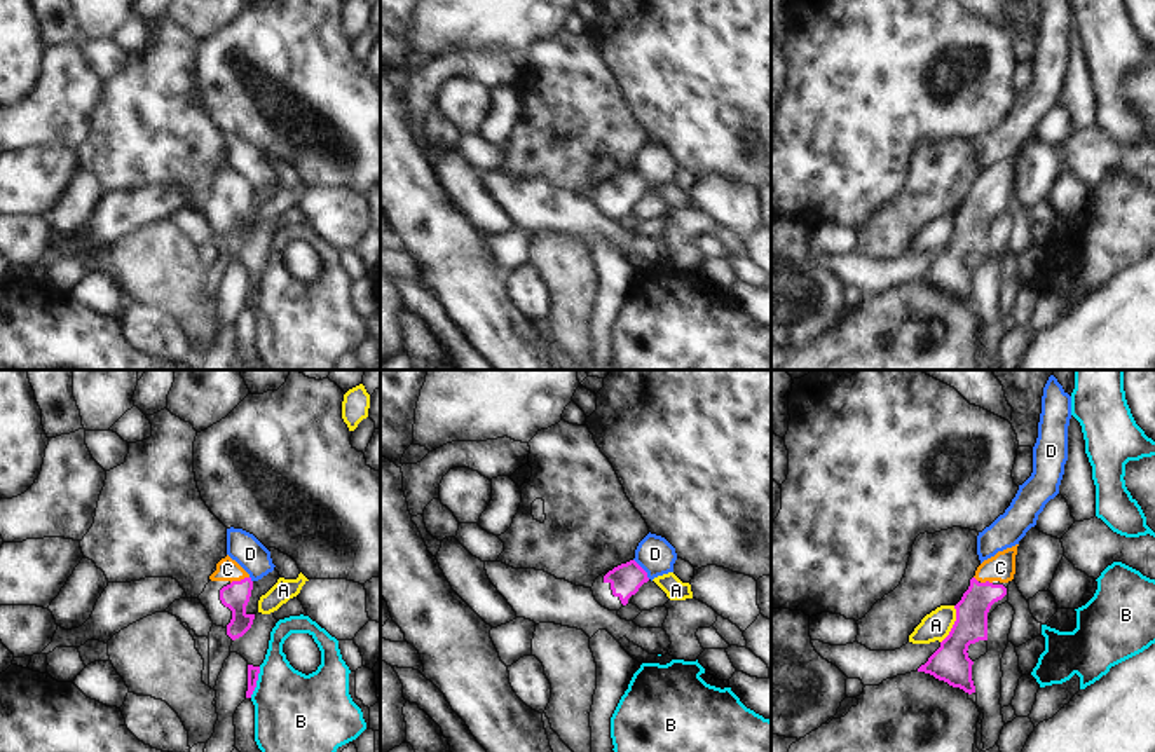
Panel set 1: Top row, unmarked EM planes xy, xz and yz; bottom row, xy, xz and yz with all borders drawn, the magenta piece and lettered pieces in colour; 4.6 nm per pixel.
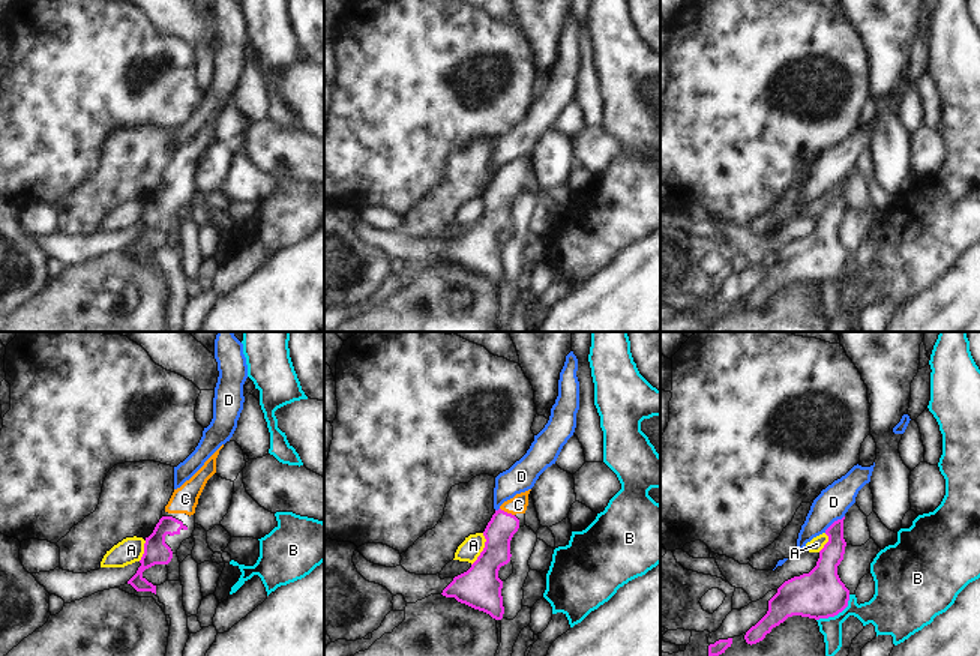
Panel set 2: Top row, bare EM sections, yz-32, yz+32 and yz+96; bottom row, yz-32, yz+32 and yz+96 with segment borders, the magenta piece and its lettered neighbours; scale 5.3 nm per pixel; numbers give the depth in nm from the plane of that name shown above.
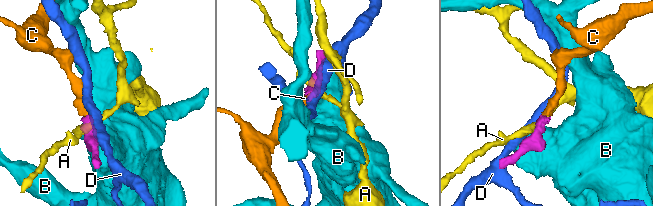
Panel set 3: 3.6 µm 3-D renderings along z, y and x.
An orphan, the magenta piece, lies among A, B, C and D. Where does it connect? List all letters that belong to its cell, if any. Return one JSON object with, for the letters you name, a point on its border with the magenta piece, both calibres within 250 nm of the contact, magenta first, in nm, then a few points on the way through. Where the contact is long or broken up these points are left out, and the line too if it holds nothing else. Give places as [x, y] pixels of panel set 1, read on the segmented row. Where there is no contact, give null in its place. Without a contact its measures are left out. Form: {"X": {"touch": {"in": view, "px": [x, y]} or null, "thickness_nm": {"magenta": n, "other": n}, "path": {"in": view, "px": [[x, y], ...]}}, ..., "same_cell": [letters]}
{"C": {"touch": {"in": "xy", "px": [241, 580]}, "thickness_nm": {"magenta": 130, "other": 110}, "path": {"in": "xy", "px": [[236, 595], [241, 580], [227, 569]]}}, "same_cell": ["C"]}

